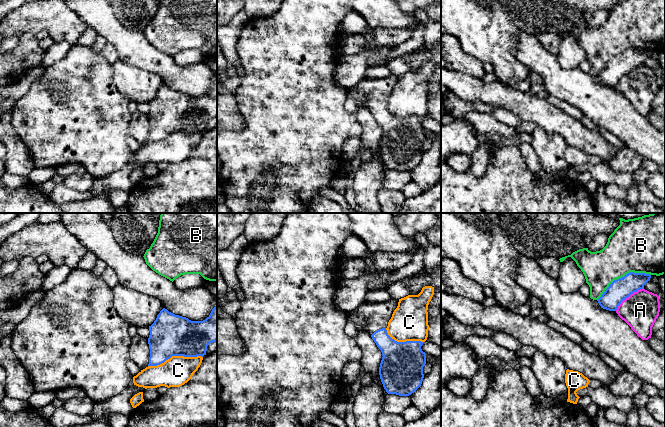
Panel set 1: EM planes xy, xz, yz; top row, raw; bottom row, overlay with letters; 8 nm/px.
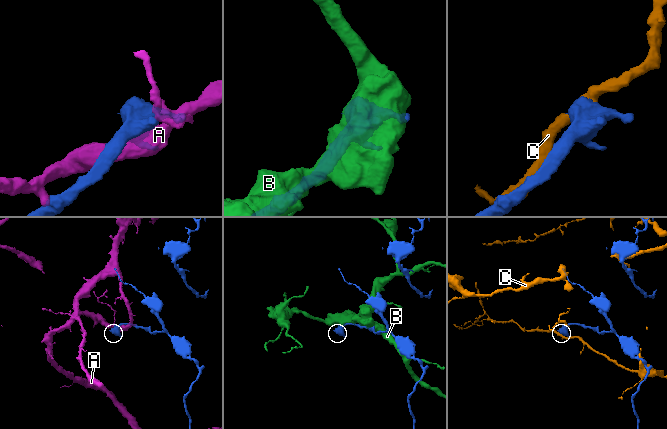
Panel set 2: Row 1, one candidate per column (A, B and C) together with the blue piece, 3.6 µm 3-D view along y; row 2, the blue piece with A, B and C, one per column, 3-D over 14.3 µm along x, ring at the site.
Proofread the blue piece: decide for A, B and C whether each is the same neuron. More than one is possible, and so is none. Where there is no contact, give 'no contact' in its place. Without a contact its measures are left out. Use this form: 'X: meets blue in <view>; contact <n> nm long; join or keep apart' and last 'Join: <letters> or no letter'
A: meets blue in yz; contact 300 nm long; keep apart
B: meets blue in yz; contact 480 nm long; keep apart
C: meets blue in xy; contact 440 nm long; keep apart
Join: no letter

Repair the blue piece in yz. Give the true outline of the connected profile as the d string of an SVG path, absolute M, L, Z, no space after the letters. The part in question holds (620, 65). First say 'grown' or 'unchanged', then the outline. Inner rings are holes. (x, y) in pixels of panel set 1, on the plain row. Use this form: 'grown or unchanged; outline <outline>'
unchanged; outline M630 48L614 56L597 77L601 84L616 87L623 76L643 65L650 54L650 50Z

